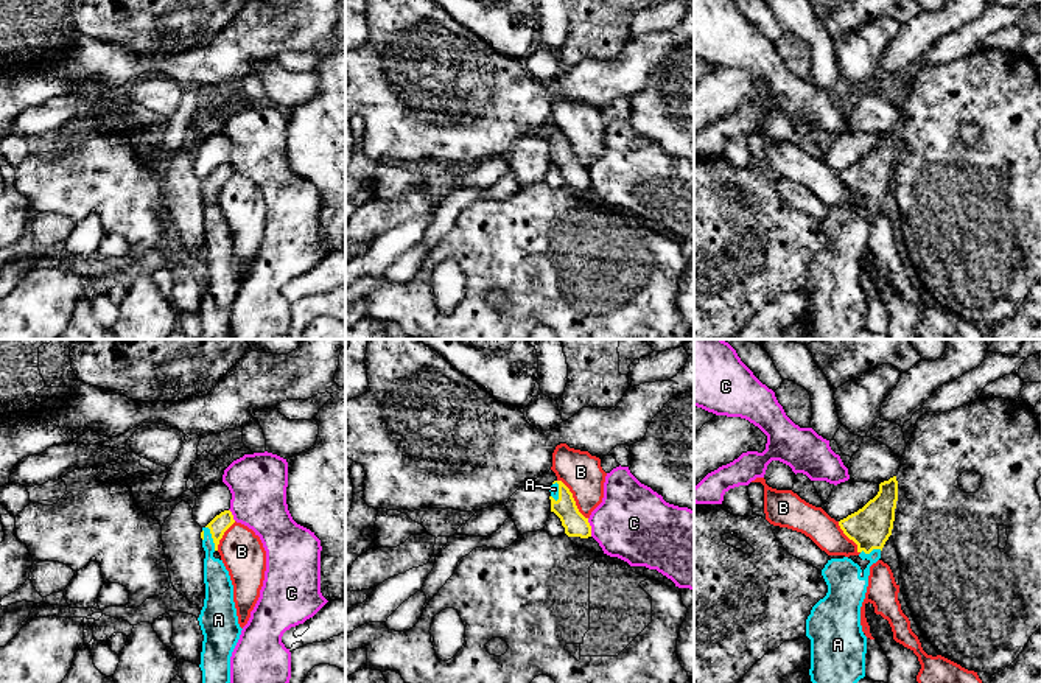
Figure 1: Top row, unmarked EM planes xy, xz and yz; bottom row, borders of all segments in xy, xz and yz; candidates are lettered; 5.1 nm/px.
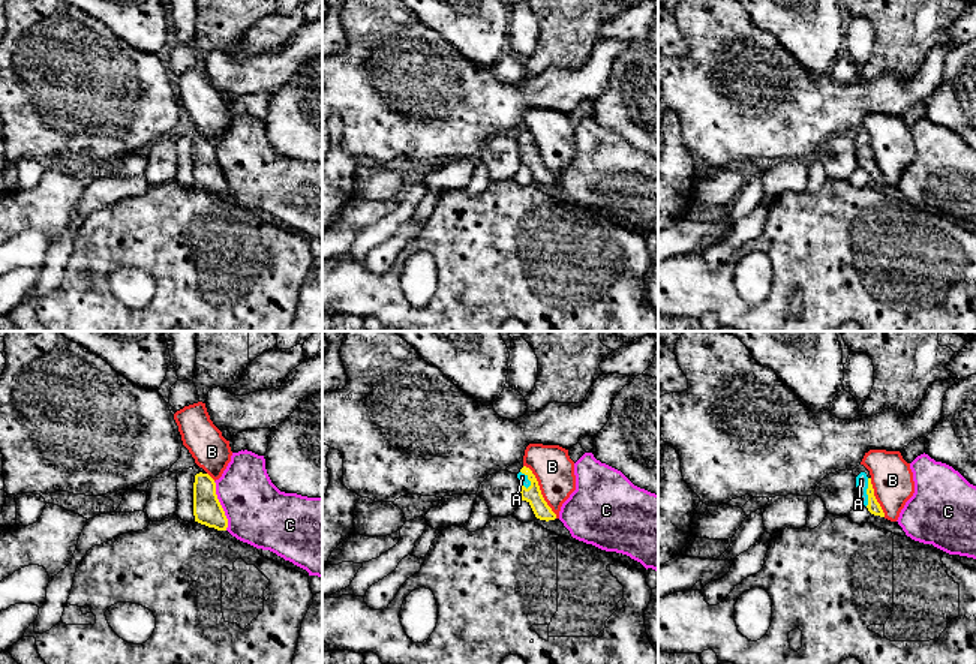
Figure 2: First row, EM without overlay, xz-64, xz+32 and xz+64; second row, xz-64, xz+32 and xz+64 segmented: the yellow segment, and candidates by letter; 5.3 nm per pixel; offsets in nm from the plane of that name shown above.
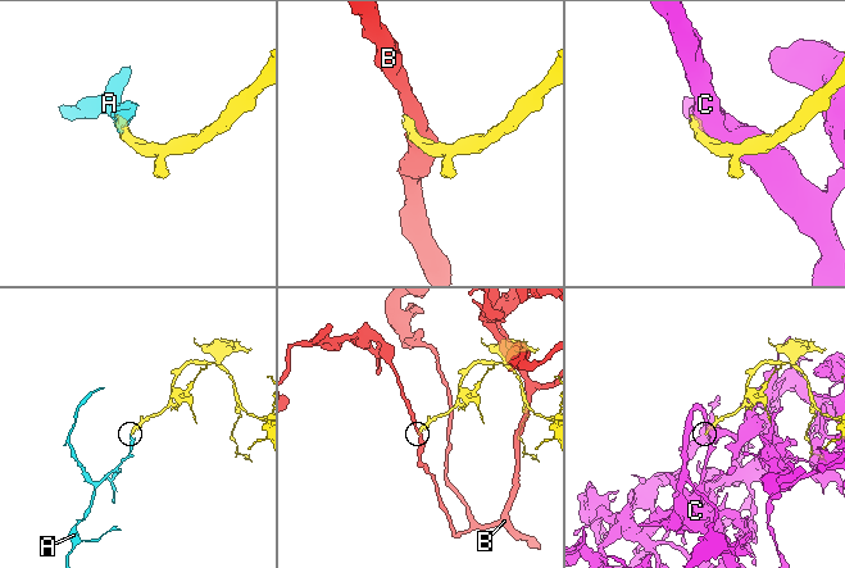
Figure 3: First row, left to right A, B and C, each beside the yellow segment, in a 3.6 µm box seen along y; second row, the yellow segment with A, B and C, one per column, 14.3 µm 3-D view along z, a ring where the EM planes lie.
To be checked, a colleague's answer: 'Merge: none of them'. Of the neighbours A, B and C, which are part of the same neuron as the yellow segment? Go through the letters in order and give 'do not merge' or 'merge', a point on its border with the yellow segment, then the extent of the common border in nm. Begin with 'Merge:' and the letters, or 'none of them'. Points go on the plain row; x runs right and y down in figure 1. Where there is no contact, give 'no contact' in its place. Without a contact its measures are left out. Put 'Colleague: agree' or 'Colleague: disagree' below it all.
Merge: A
A: merge | xy (212, 189) | 140 nm
B: do not merge | xz (573, 150) | 260 nm
C: do not merge | xz (590, 179) | 100 nm
Colleague: disagree

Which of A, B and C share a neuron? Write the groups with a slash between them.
A / B / C

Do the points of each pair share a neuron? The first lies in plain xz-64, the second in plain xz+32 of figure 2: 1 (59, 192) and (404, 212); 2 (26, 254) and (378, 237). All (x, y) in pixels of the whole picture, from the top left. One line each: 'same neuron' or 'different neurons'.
1: different neurons
2: same neuron

